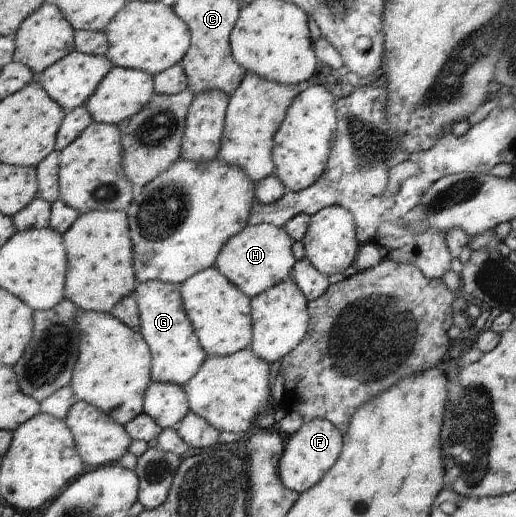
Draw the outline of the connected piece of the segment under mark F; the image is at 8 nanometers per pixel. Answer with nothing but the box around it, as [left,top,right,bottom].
[280,418,344,494]

